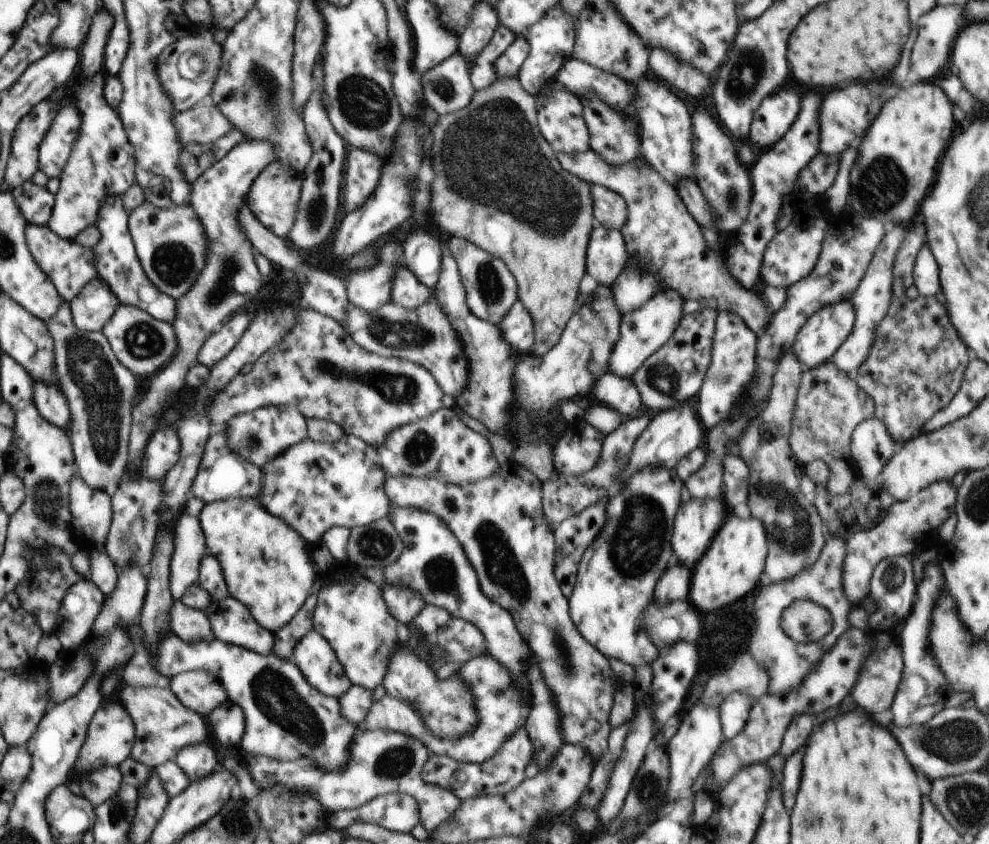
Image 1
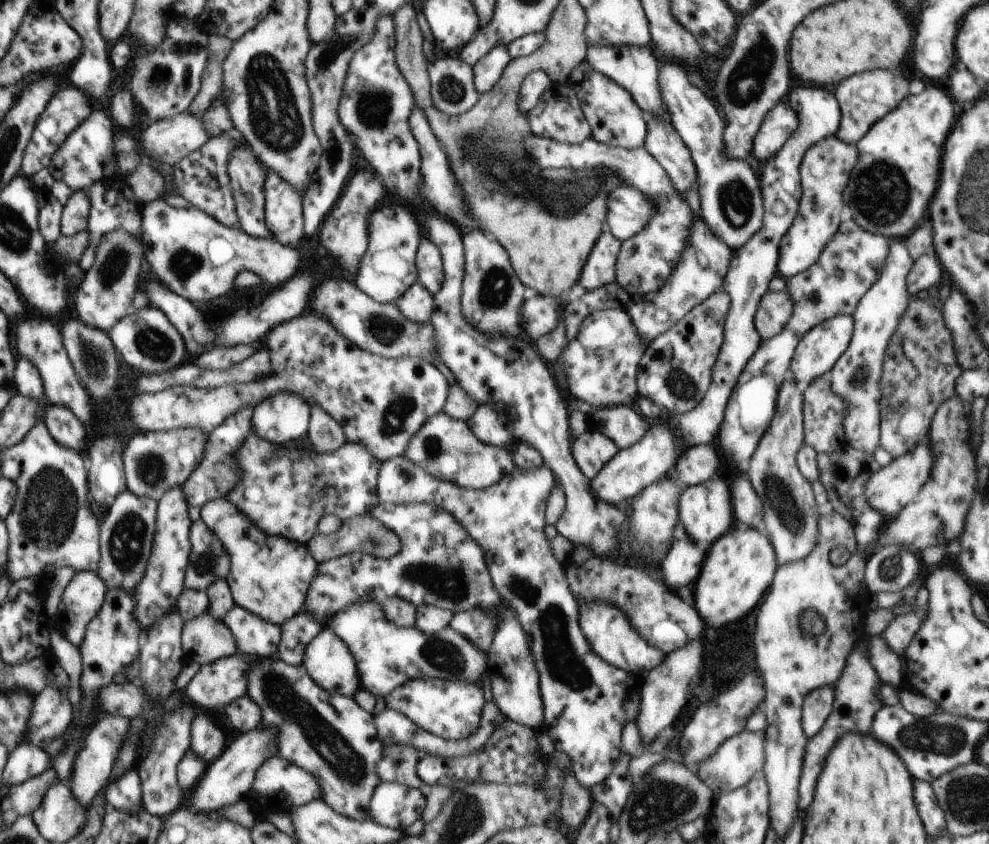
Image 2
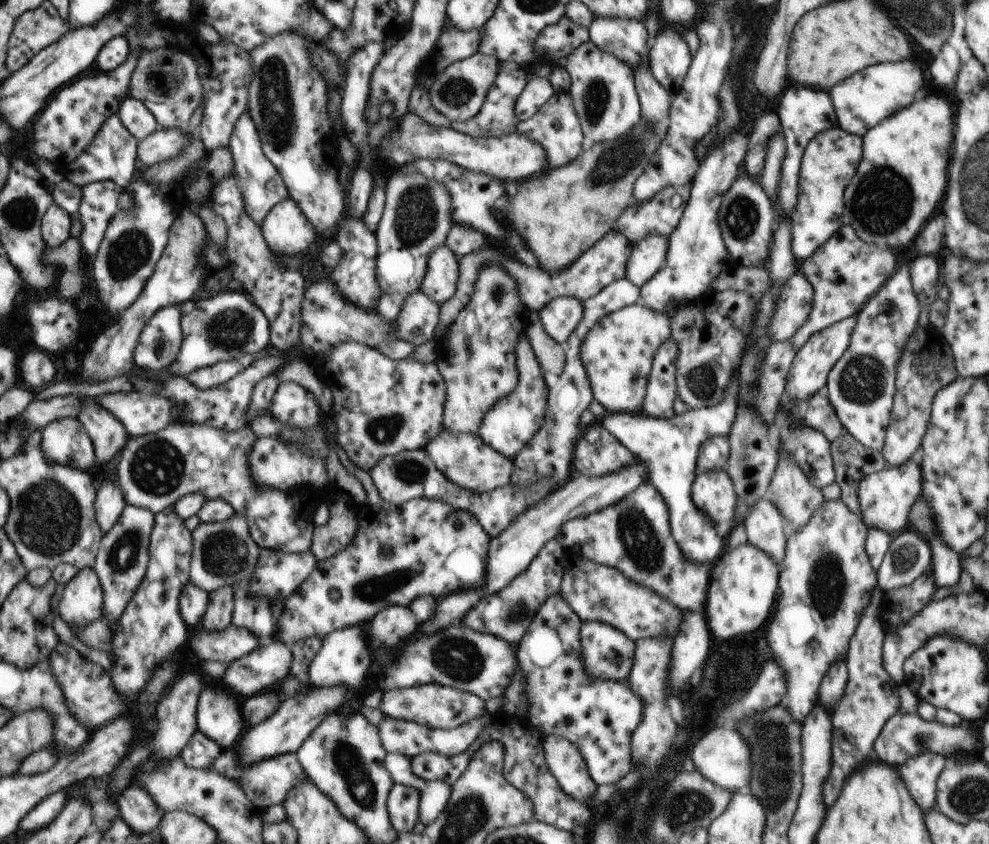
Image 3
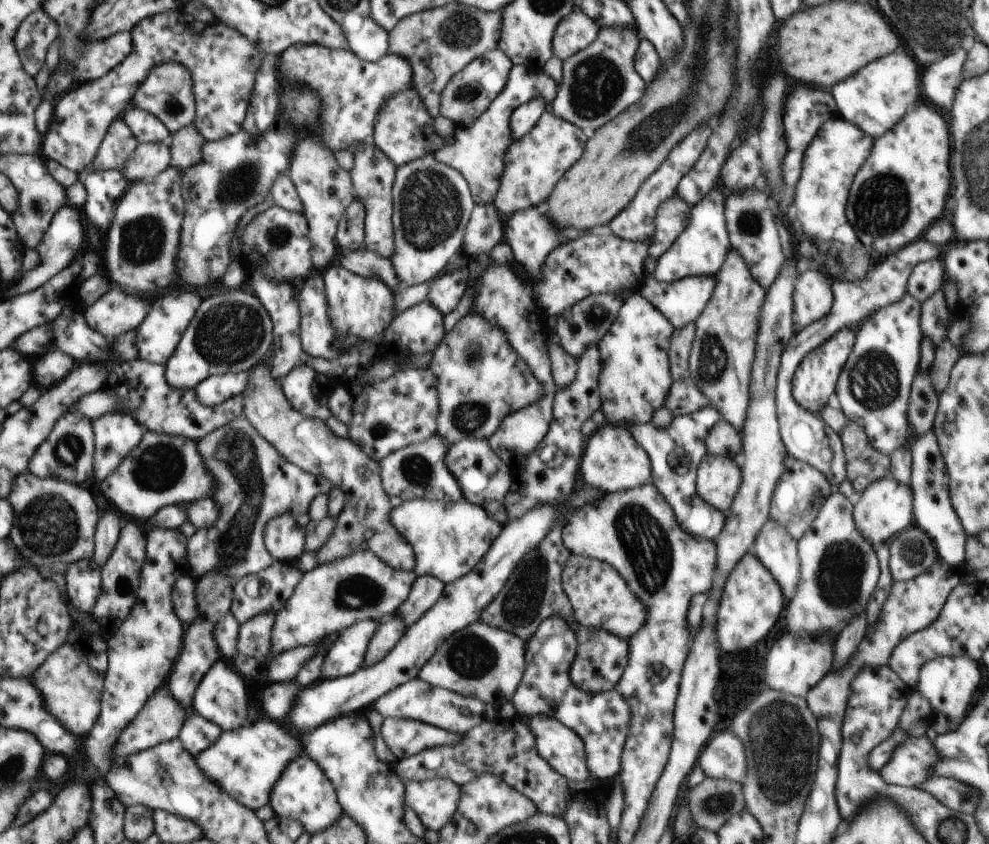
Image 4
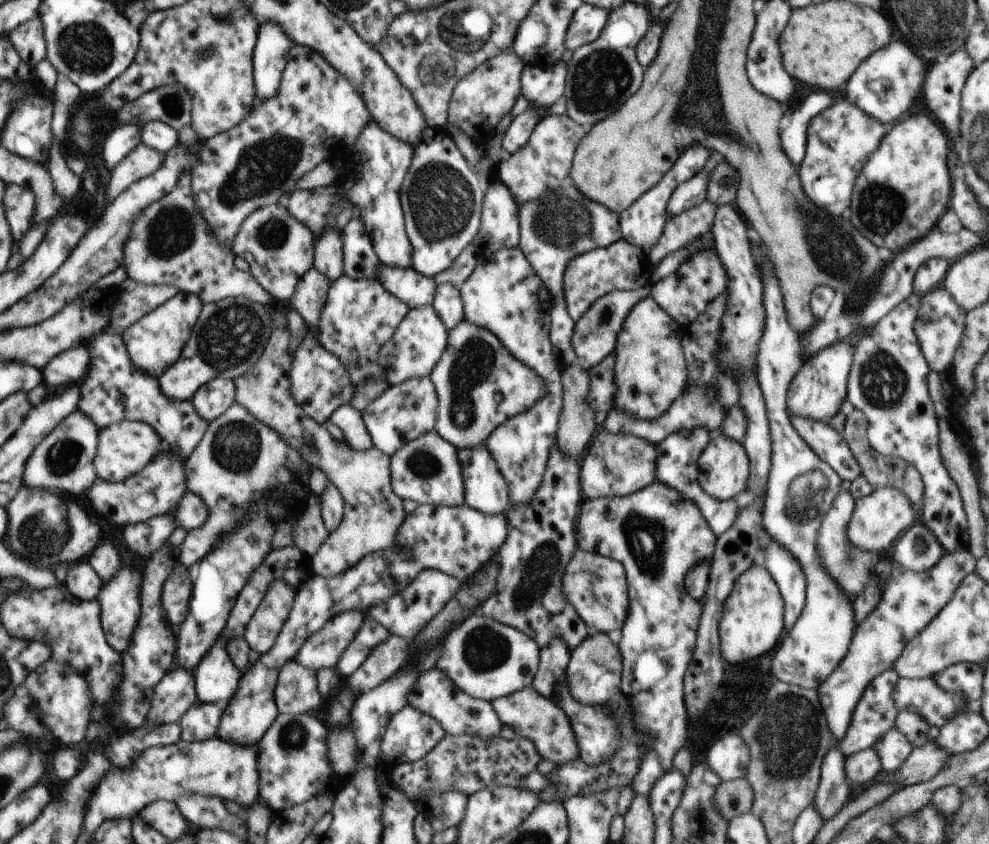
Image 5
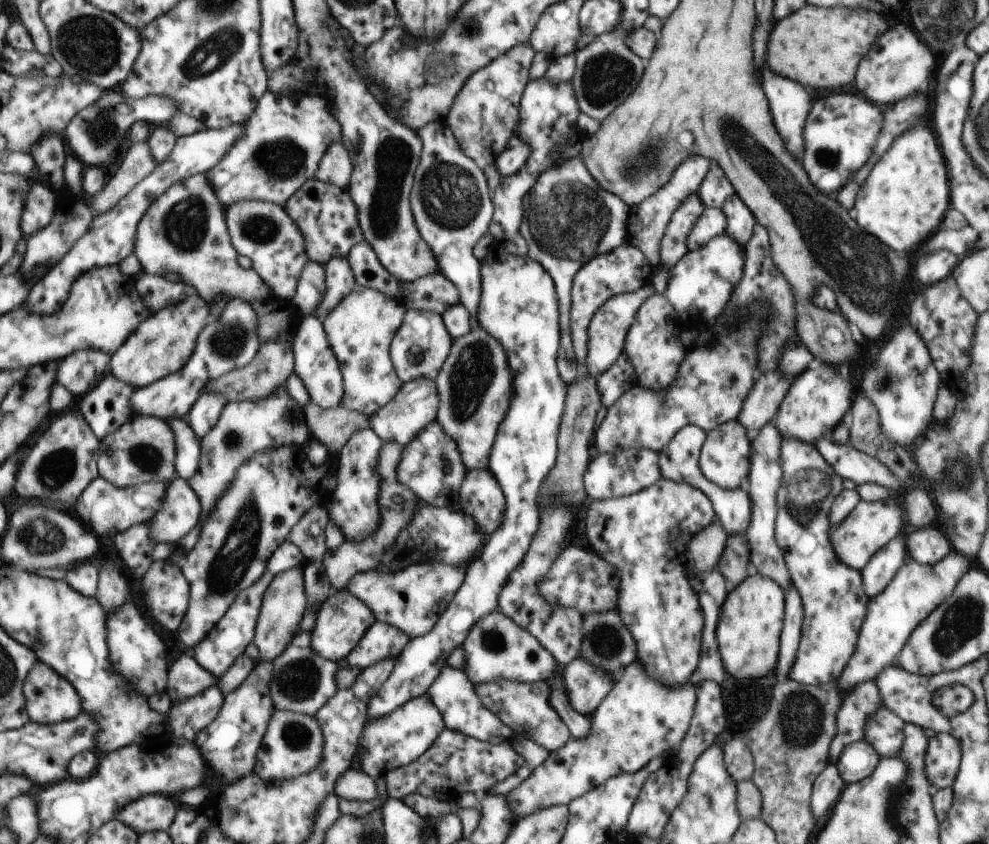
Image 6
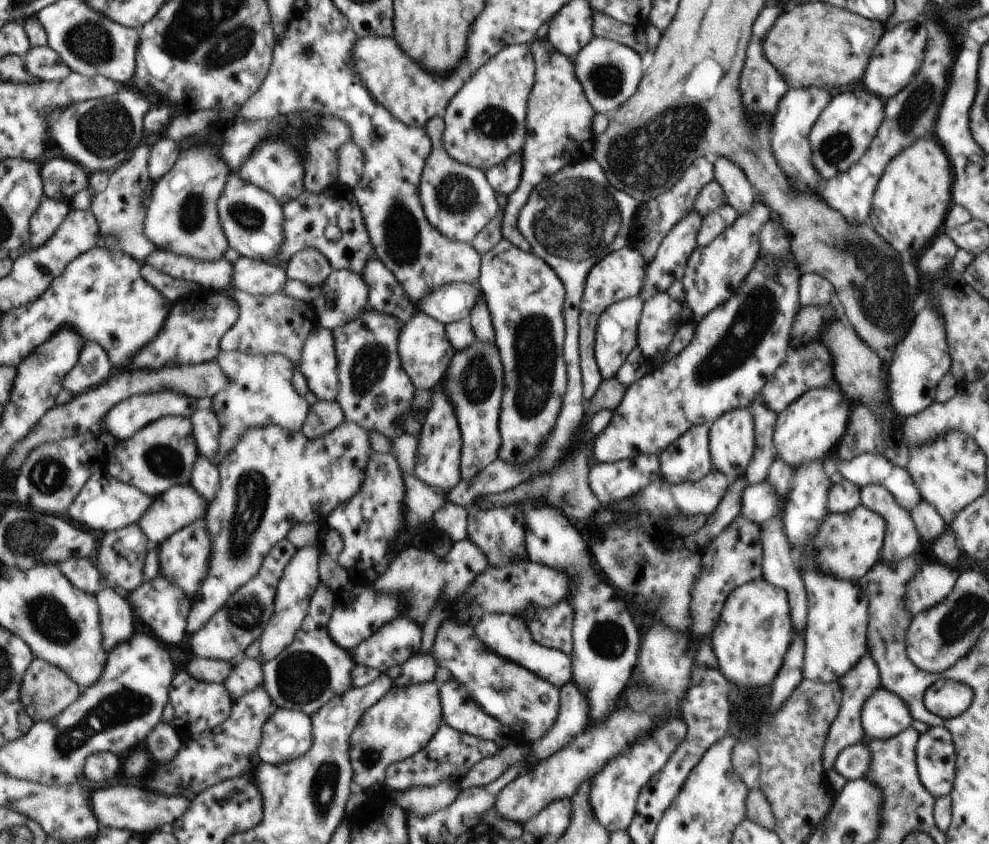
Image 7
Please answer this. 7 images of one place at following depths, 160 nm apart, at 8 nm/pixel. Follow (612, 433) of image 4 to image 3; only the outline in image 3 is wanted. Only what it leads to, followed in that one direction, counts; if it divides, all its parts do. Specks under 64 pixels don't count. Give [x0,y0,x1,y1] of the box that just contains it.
[573,421,640,477]

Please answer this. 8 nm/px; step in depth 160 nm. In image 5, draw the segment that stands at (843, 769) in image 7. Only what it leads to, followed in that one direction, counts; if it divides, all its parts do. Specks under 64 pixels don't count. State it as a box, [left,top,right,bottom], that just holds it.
[845,748,881,784]

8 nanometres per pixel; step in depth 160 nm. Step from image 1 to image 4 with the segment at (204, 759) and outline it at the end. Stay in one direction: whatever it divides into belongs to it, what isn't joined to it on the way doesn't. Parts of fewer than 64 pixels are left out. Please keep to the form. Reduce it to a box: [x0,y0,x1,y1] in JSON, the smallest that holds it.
[194,661,246,732]

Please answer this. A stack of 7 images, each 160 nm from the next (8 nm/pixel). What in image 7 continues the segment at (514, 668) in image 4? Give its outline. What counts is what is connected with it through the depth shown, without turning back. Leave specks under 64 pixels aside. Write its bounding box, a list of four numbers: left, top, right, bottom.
[474,614,572,688]

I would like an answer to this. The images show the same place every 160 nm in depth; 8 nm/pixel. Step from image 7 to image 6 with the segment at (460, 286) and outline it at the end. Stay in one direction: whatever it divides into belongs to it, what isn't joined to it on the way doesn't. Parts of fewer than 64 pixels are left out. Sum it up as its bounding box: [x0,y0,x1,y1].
[400,273,458,315]

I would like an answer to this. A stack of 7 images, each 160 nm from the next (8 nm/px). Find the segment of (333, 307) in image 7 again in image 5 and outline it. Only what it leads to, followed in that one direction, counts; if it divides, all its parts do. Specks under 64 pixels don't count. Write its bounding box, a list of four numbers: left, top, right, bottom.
[313,228,344,282]

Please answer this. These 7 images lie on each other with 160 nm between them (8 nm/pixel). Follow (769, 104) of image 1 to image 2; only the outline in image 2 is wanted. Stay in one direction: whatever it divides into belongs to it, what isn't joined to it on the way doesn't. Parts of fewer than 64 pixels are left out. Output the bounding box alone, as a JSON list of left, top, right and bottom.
[754,104,798,162]

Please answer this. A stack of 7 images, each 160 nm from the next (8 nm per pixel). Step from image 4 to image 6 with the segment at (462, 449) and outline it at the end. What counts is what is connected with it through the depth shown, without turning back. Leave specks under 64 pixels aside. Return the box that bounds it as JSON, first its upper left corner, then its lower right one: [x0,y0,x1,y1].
[458,468,504,534]

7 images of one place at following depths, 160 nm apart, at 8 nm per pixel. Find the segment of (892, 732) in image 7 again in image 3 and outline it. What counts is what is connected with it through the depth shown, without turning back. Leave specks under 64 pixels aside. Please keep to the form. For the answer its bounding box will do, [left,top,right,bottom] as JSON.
[898,751,949,810]

